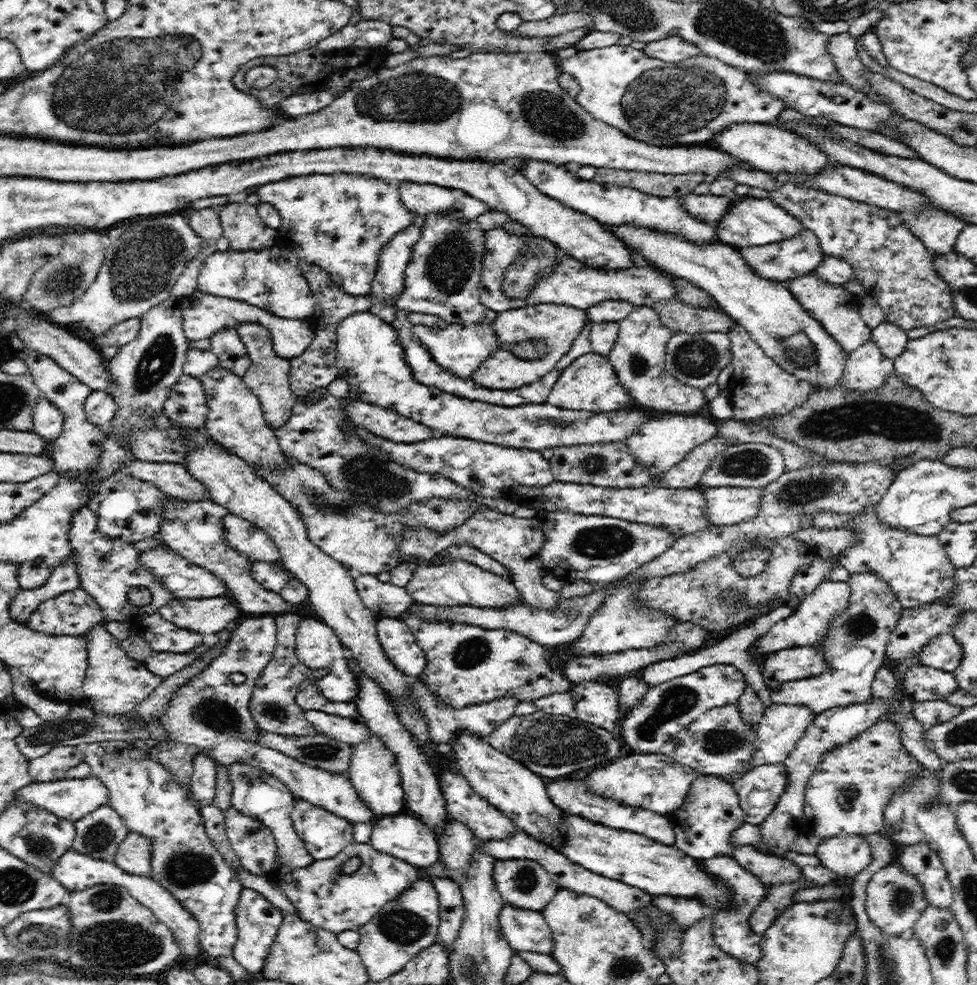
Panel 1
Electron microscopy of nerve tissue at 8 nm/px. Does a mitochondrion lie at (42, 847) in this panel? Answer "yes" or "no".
yes

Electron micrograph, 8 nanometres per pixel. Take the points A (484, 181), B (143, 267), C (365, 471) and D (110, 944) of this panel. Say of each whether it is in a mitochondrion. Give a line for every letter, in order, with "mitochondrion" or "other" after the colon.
A: other
B: mitochondrion
C: mitochondrion
D: mitochondrion

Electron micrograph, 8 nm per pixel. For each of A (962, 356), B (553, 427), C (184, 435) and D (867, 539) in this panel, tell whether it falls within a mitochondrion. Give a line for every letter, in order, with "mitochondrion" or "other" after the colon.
A: other
B: mitochondrion
C: other
D: other

